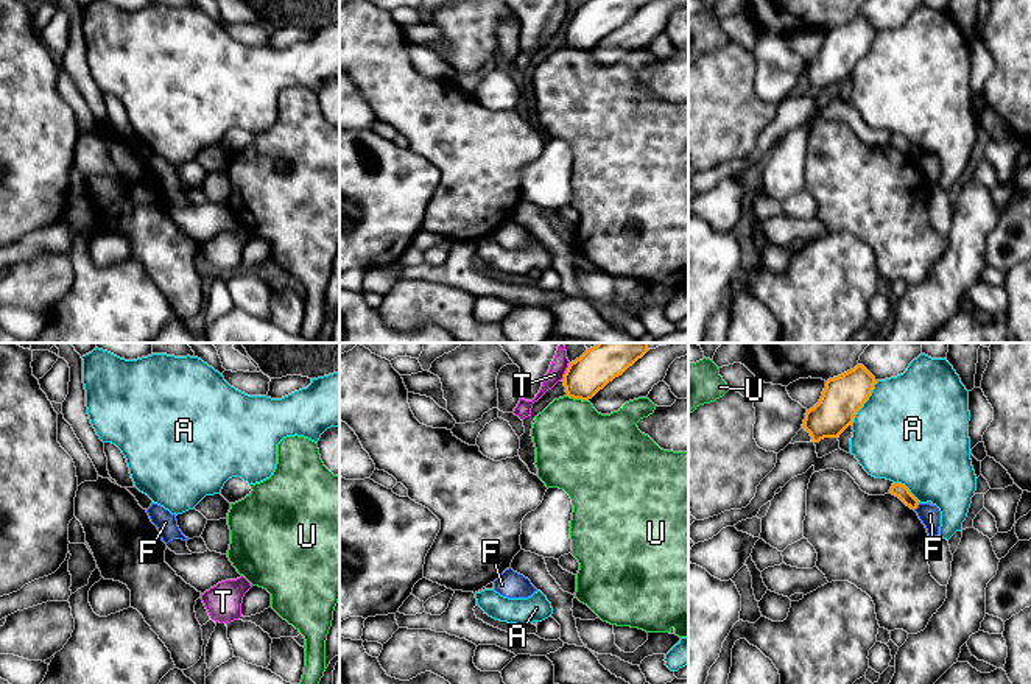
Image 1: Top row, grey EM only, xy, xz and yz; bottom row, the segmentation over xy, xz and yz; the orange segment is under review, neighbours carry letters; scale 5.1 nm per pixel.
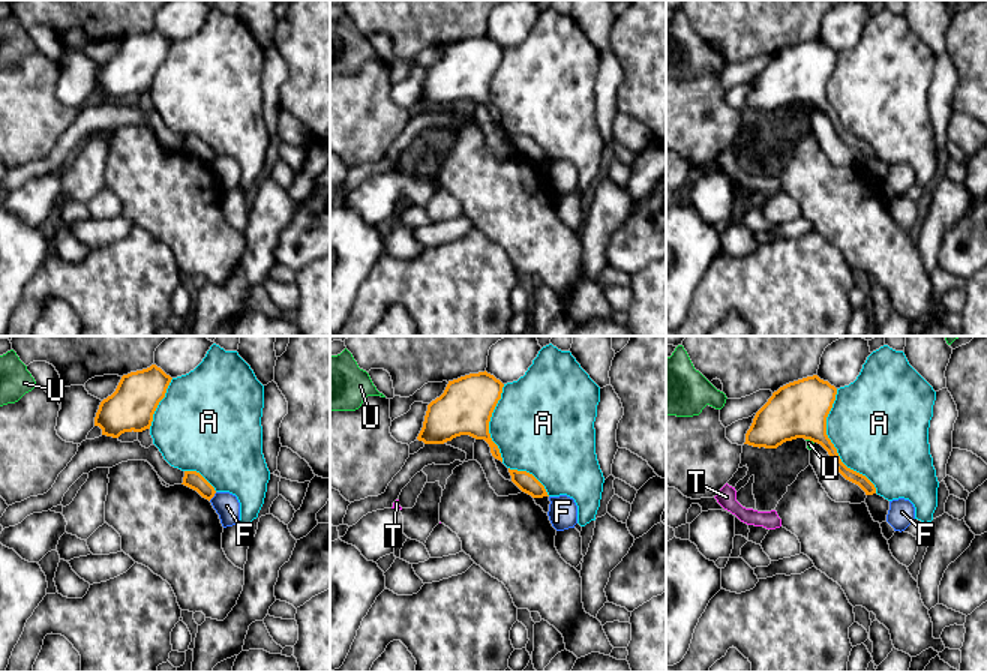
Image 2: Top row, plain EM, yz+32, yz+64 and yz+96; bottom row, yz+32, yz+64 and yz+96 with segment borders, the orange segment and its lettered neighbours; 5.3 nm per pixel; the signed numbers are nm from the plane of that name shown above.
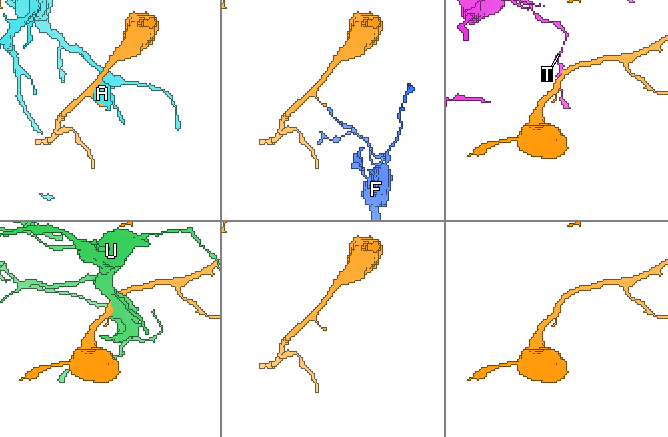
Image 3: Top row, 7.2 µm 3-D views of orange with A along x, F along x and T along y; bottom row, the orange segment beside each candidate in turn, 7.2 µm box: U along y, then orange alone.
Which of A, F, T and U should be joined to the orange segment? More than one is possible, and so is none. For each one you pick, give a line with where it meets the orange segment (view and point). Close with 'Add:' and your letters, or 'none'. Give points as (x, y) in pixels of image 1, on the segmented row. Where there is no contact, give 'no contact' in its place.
Add: none

